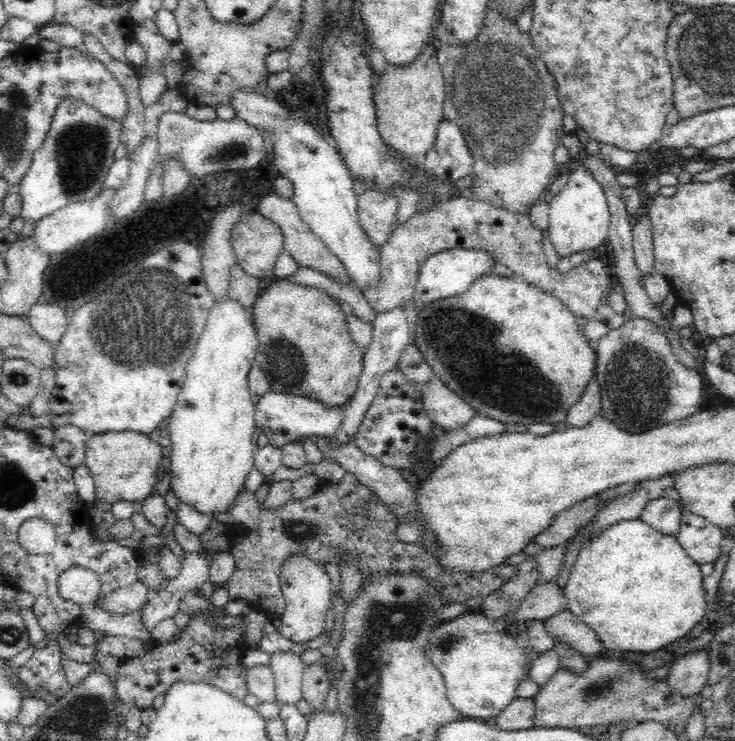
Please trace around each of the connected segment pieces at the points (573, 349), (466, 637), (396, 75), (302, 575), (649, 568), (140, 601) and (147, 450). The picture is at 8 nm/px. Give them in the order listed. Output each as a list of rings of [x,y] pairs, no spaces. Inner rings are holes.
[[[493,272],[474,278],[470,286],[453,297],[433,300],[424,305],[414,322],[414,347],[434,375],[478,414],[509,422],[556,424],[565,420],[570,407],[584,394],[593,371],[596,352],[591,348],[574,315],[553,293],[539,289],[522,278]]]
[[[469,611],[455,619],[442,621],[430,634],[430,644],[424,648],[428,659],[444,675],[448,698],[461,716],[475,719],[496,716],[516,699],[520,682],[524,682],[529,674],[528,656],[531,650],[518,646],[511,631],[500,631],[494,623],[494,619],[486,617],[481,611]]]
[[[437,43],[422,50],[414,62],[404,66],[386,64],[374,92],[376,123],[380,138],[402,157],[421,160],[433,147],[438,125],[444,119],[445,88],[437,61]]]
[[[306,553],[288,555],[281,562],[279,585],[285,601],[284,614],[281,616],[283,625],[279,632],[299,643],[323,634],[326,616],[331,610],[333,591],[325,566]]]
[[[640,518],[621,520],[599,532],[580,550],[564,590],[567,606],[596,631],[602,646],[610,650],[658,650],[690,632],[704,616],[706,603],[699,566],[678,544],[675,535],[658,532]]]
[[[140,581],[116,592],[110,592],[105,601],[105,608],[109,613],[118,615],[130,614],[144,609],[149,602],[149,588]]]
[[[134,430],[91,435],[86,442],[87,452],[84,464],[88,465],[93,474],[96,500],[112,504],[119,500],[143,501],[160,482],[156,473],[164,461],[162,447],[148,434]]]

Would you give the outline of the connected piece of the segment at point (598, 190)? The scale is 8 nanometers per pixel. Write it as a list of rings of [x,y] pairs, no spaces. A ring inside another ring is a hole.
[[[584,163],[568,173],[566,185],[549,203],[549,239],[556,247],[559,258],[577,250],[596,249],[607,239],[611,220],[607,196]]]

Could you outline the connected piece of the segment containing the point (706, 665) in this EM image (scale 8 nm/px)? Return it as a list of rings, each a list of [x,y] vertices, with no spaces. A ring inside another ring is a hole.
[[[698,649],[680,656],[672,665],[666,678],[674,693],[694,696],[707,685],[710,672],[710,653]]]

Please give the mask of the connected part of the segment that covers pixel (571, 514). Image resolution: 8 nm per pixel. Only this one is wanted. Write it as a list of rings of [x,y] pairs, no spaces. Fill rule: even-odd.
[[[593,496],[588,497],[585,501],[573,504],[569,509],[558,513],[544,530],[531,538],[531,541],[544,549],[564,545],[580,525],[592,520],[602,508],[604,506],[596,505]]]

